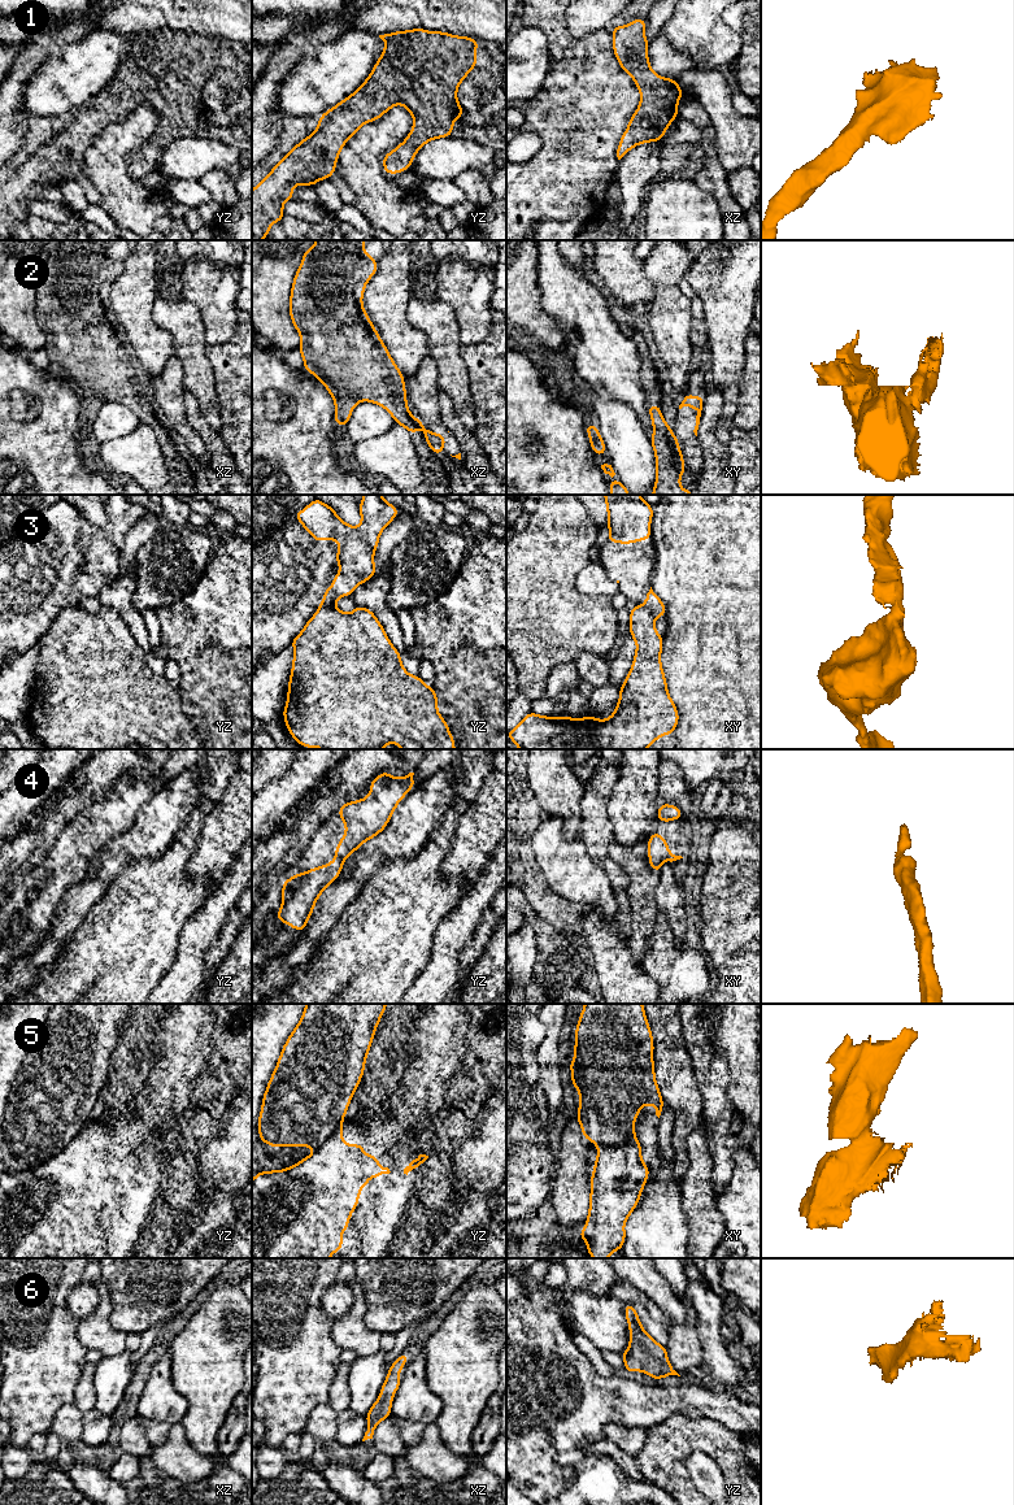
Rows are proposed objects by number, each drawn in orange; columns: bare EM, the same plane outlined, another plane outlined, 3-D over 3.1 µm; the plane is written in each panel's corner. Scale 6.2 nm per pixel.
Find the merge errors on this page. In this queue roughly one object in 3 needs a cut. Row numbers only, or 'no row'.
2, 3, 5

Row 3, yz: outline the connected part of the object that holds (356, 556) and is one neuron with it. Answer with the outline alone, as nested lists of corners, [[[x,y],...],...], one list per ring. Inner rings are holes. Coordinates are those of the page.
[[[364,495],[358,506],[361,525],[357,527],[345,523],[330,505],[318,499],[309,503],[304,512],[293,514],[315,543],[328,538],[341,544],[336,551],[340,571],[334,577],[332,586],[326,588],[319,608],[335,605],[339,597],[351,596],[357,586],[373,578],[379,536],[399,514],[399,508],[382,495]]]

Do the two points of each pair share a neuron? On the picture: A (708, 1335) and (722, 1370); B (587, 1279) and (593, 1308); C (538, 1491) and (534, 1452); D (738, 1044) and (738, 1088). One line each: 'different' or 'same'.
A: same
B: different
C: same
D: same

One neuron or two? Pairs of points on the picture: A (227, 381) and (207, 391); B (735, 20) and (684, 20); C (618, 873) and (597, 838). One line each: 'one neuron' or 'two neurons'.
A: two neurons
B: two neurons
C: one neuron

